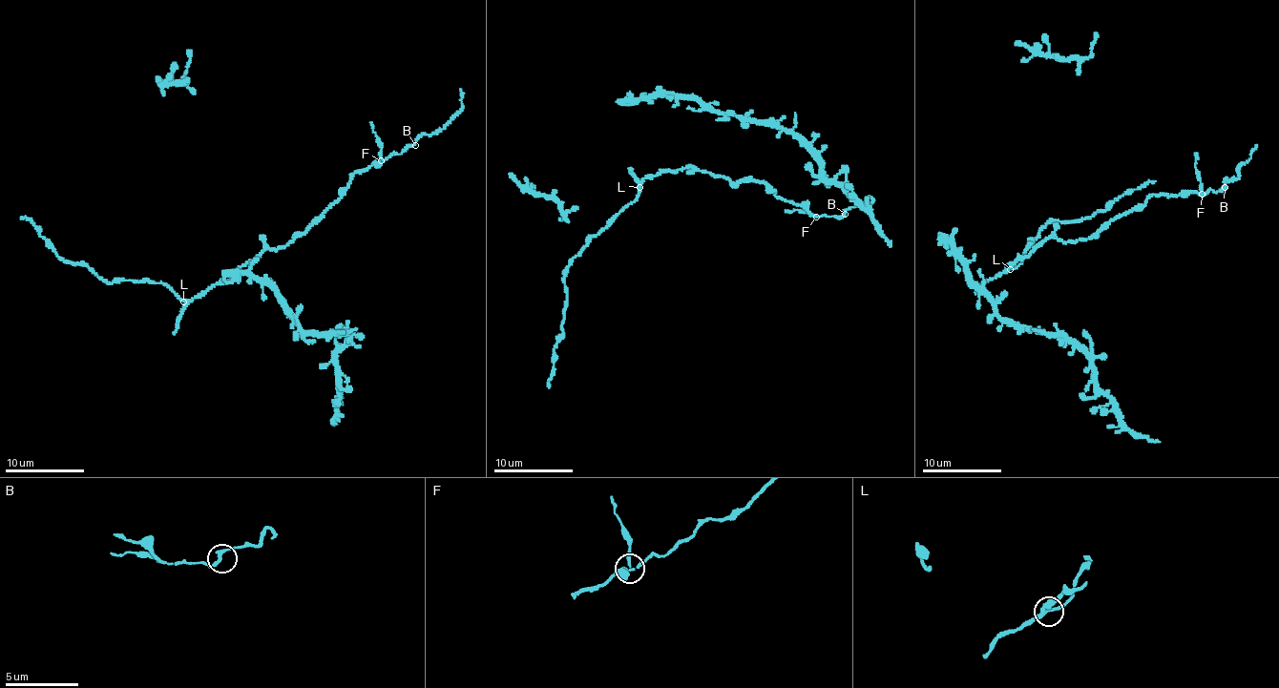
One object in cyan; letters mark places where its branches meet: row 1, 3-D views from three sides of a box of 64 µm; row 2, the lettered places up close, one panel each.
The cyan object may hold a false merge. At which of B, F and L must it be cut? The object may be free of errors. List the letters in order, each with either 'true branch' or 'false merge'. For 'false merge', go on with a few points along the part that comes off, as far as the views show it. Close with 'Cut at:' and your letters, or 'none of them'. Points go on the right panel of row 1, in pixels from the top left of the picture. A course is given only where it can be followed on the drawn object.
B: true branch
F: false merge; foreign part runs (1202, 194), (1196, 153)
L: true branch
Cut at: F

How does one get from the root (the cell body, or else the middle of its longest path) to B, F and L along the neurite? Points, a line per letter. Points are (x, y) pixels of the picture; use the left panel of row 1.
B: (237, 270), (254, 260), (266, 247), (284, 248), (297, 235), (306, 232), (342, 198), (351, 174), (415, 145)
F: (237, 270), (266, 247), (284, 248), (306, 232), (342, 198), (351, 174), (380, 160)
L: (237, 270), (228, 280), (220, 281), (183, 302)

